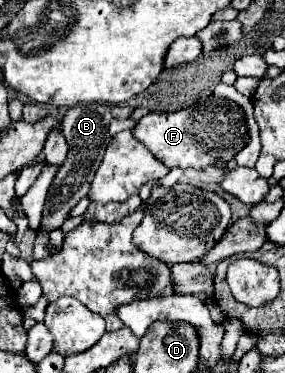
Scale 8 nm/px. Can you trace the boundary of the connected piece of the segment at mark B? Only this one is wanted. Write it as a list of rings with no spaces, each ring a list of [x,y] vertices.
[[[86,104],[86,106],[74,106],[66,112],[62,118],[62,134],[68,142],[68,160],[66,166],[62,166],[48,190],[46,206],[42,212],[42,222],[38,232],[52,232],[56,228],[62,228],[62,224],[68,220],[70,210],[88,194],[92,178],[102,164],[104,150],[108,142],[112,140],[108,132],[108,124],[112,118],[128,118],[134,112],[130,106],[110,106],[110,104]]]

